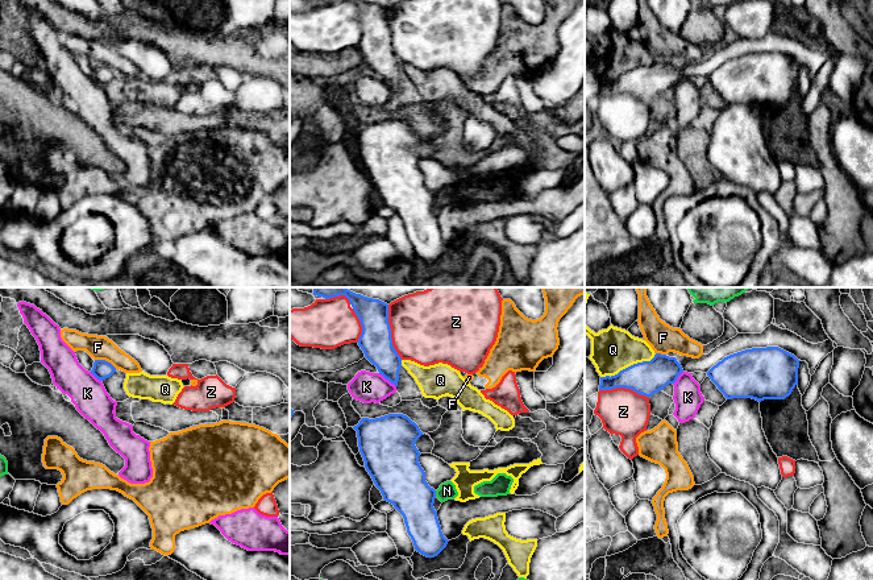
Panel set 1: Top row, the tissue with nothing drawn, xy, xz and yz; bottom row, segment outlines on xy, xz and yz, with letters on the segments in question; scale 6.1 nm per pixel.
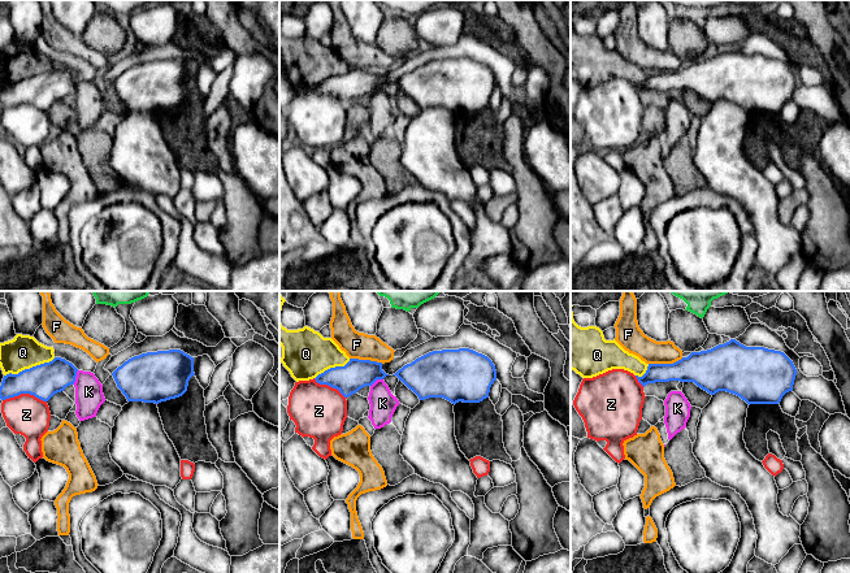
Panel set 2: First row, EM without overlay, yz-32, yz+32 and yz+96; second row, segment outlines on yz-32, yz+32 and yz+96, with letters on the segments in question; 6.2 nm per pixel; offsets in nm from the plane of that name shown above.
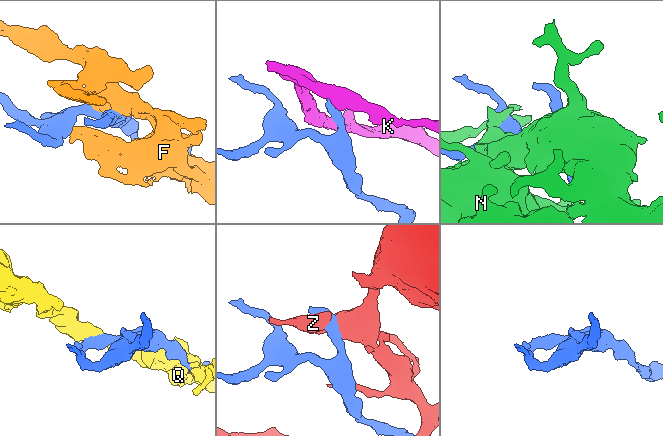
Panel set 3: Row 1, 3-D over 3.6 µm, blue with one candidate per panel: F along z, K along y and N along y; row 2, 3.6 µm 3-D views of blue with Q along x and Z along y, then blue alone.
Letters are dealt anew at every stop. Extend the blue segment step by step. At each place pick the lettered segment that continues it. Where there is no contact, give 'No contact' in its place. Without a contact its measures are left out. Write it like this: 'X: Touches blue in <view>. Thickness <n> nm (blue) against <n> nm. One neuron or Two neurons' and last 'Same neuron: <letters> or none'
F: Touches blue in xy. Thickness 120 nm (blue) against 140 nm. One neuron
K: Touches blue in xz. Thickness 200 nm (blue) against 180 nm. Two neurons
N: Touches blue in xz. Thickness 300 nm (blue) against 110 nm. Two neurons
Q: Touches blue in yz. Thickness 200 nm (blue) against 260 nm. Two neurons
Z: Touches blue in xz. Thickness 200 nm (blue) against 420 nm. Two neurons
Same neuron: F

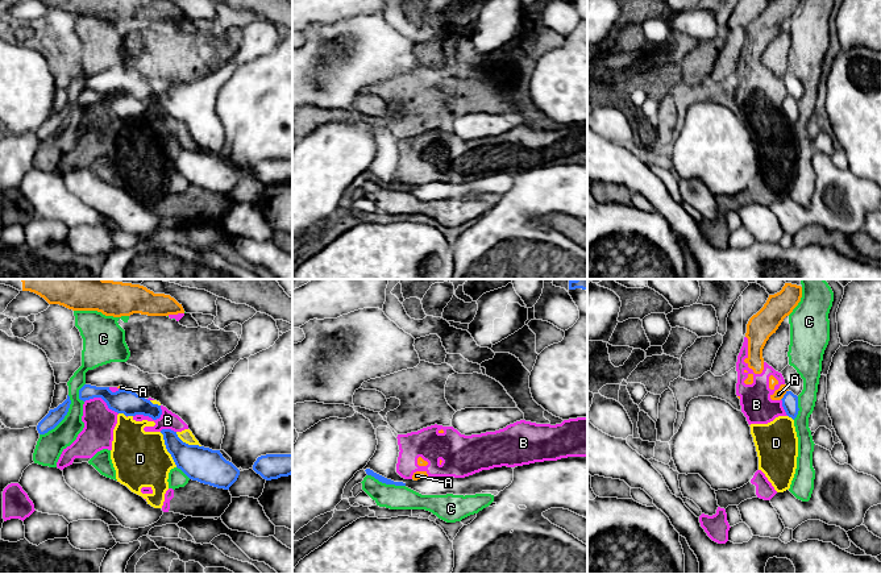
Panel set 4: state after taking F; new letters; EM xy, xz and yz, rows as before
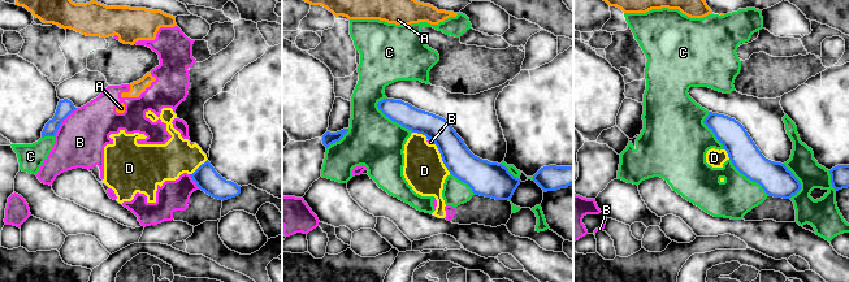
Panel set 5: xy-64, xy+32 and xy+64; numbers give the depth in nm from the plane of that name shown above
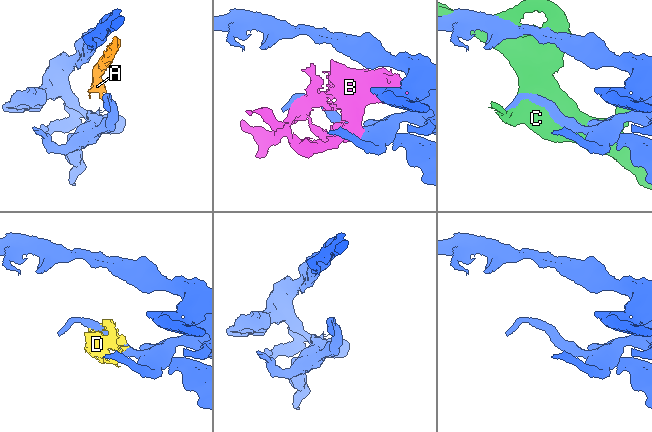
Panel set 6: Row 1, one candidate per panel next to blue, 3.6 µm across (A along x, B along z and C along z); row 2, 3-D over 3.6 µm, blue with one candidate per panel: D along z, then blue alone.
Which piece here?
A: Touches blue in yz. Thickness 100 nm (blue) against 70 nm. Two neurons
B: Touches blue in xy. Thickness 150 nm (blue) against 110 nm. Two neurons
C: Touches blue in xy. Thickness 90 nm (blue) against 160 nm. Two neurons
D: Touches blue in xy. Thickness 220 nm (blue) against 340 nm. Two neurons
Same neuron: none

